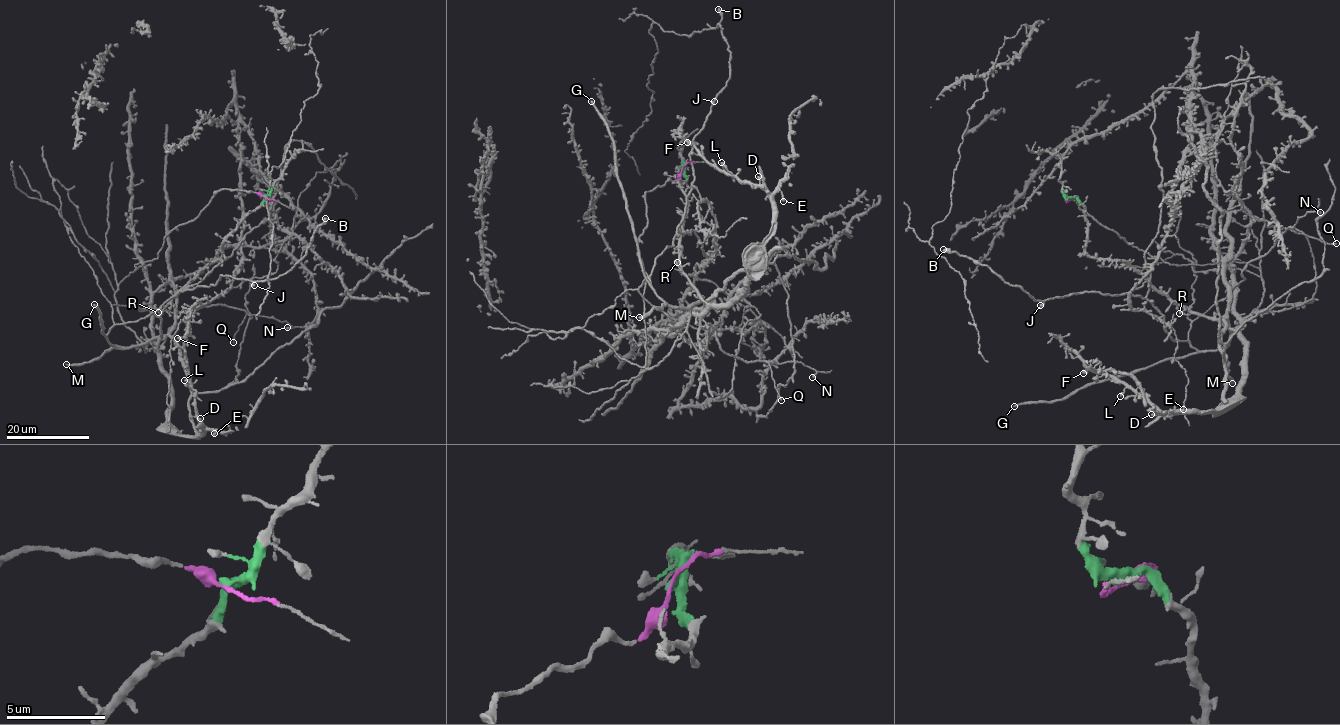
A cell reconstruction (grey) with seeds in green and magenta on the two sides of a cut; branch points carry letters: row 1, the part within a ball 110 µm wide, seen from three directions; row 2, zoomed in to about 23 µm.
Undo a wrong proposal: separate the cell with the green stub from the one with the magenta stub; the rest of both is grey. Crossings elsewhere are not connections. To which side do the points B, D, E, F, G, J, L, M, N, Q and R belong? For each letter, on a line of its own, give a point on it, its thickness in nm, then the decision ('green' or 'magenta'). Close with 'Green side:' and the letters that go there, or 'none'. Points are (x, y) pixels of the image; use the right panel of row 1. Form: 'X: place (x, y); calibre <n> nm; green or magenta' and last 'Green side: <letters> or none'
B: place (943, 249); calibre 550 nm; magenta
D: place (1151, 414); calibre 440 nm; green
E: place (1183, 409); calibre 320 nm; green
F: place (1083, 373); calibre 300 nm; green
G: place (1014, 406); calibre 320 nm; magenta
J: place (1040, 305); calibre 500 nm; magenta
L: place (1120, 396); calibre 320 nm; green
M: place (1232, 383); calibre 320 nm; magenta
N: place (1320, 212); calibre 340 nm; magenta
Q: place (1336, 243); calibre 180 nm; magenta
R: place (1179, 313); calibre 340 nm; green
Green side: D, E, F, L, R

